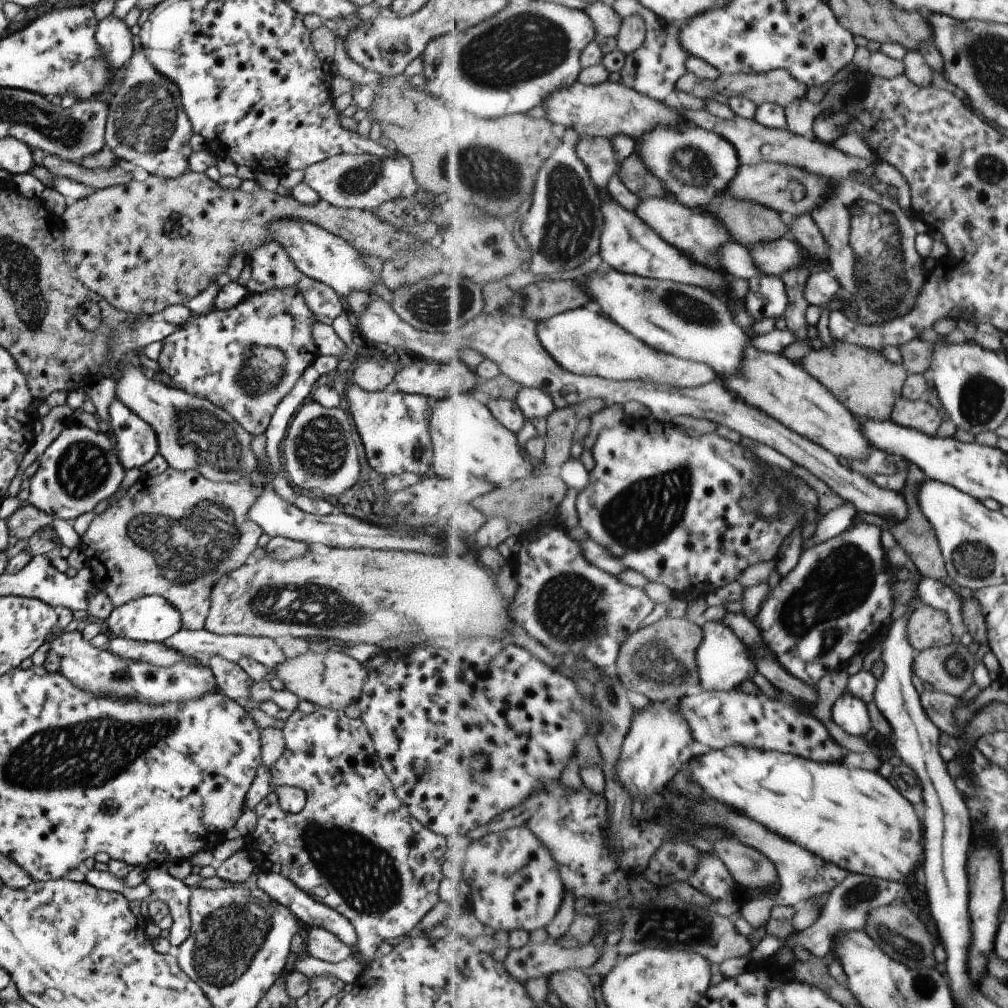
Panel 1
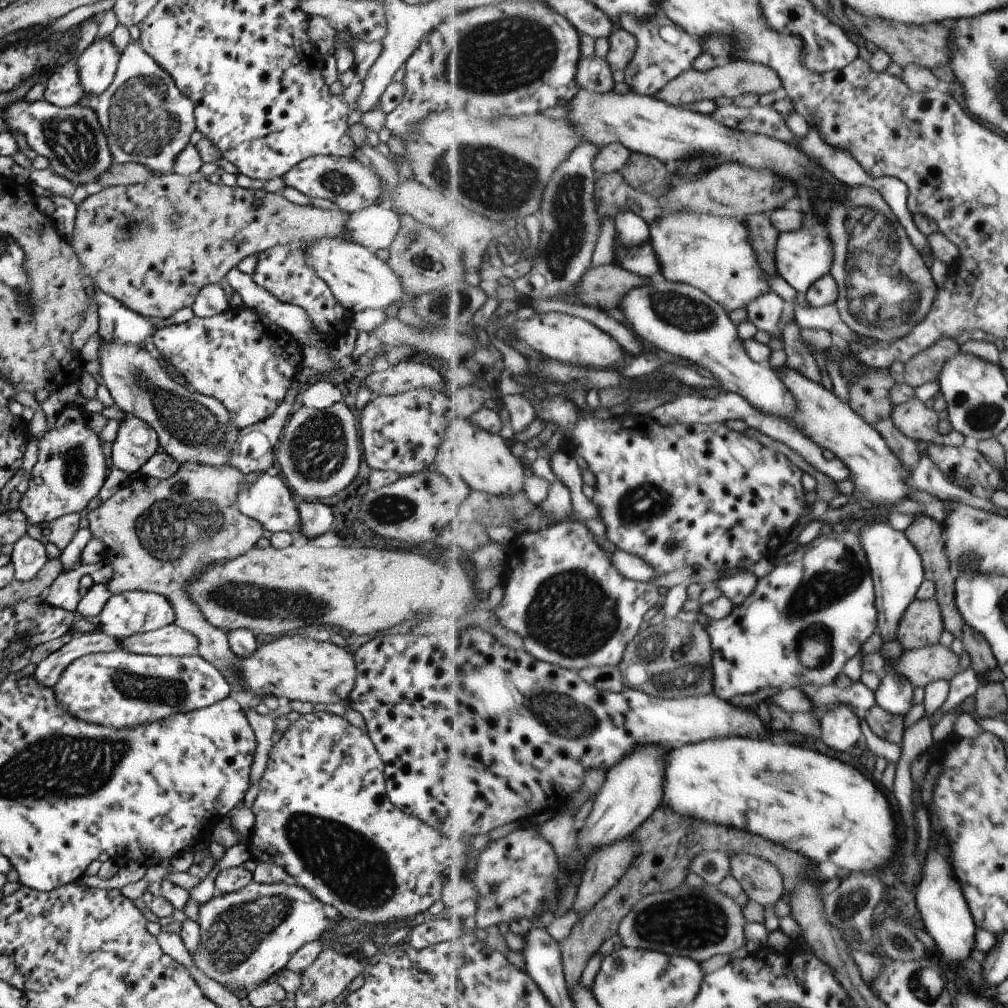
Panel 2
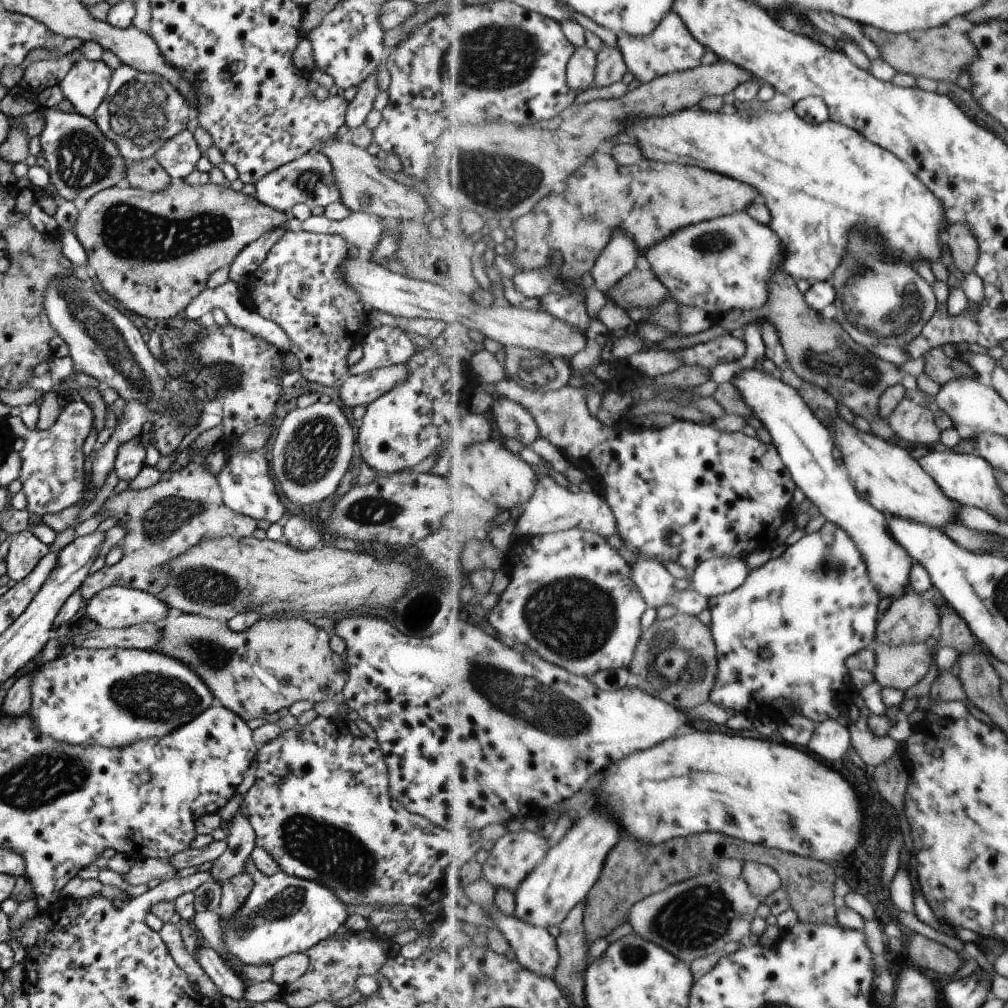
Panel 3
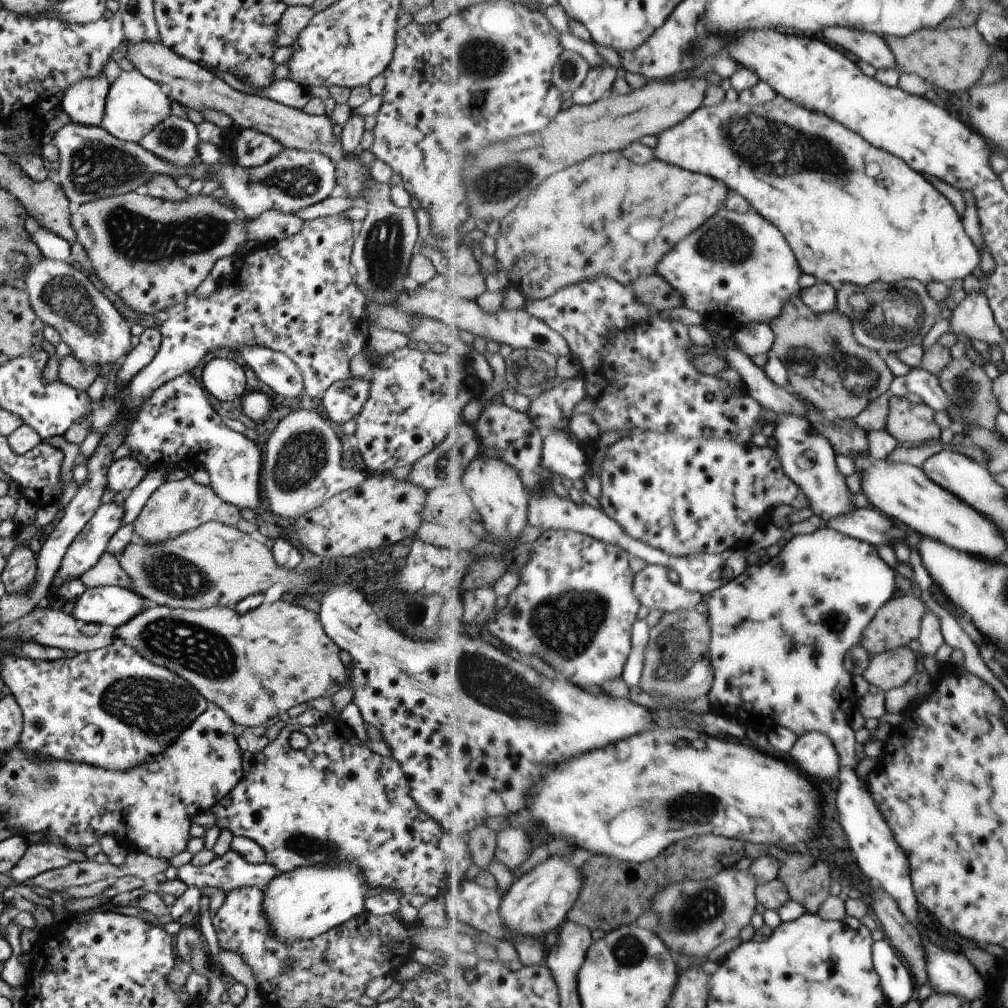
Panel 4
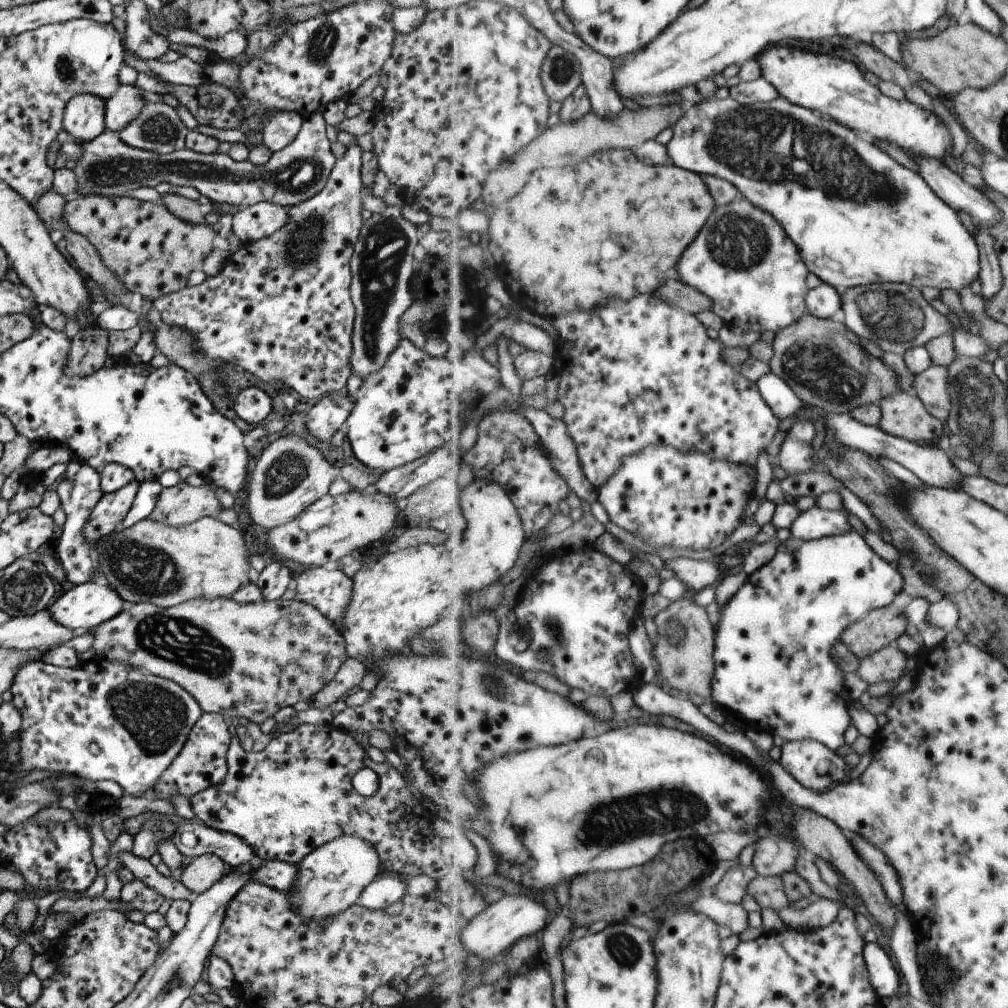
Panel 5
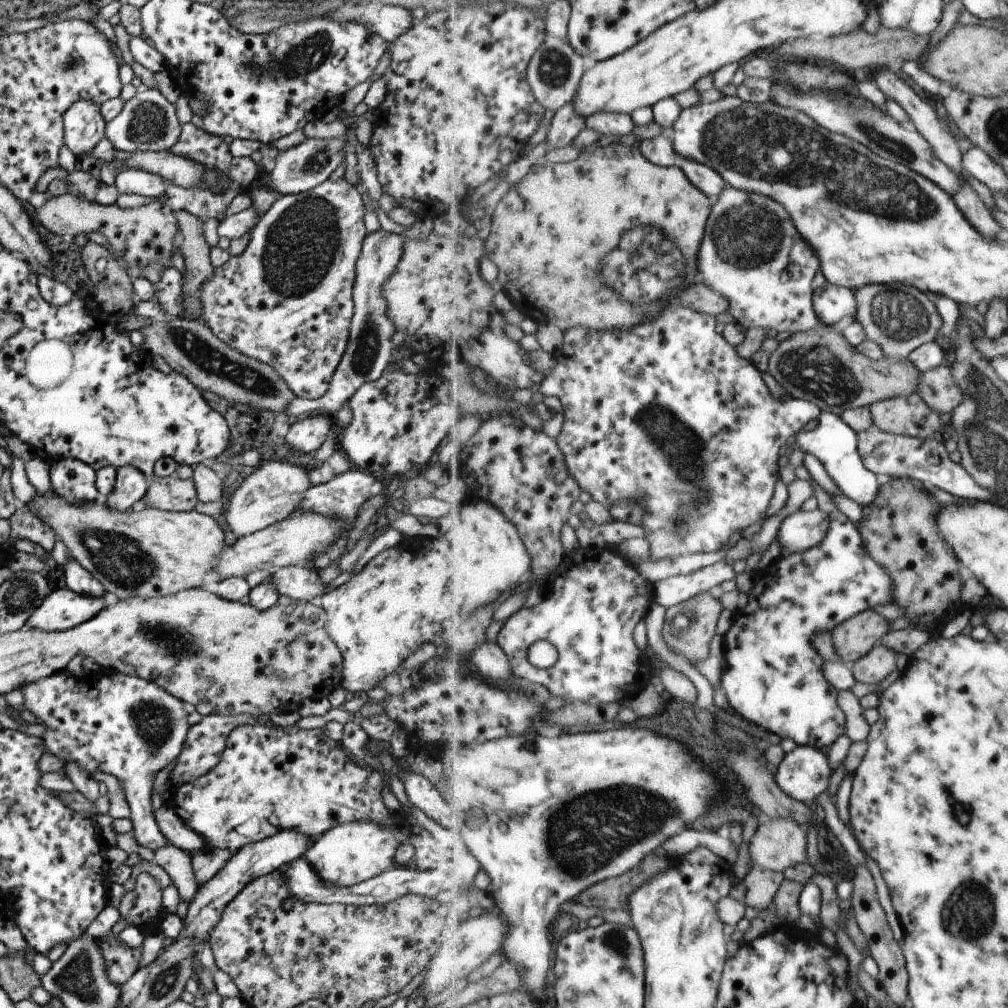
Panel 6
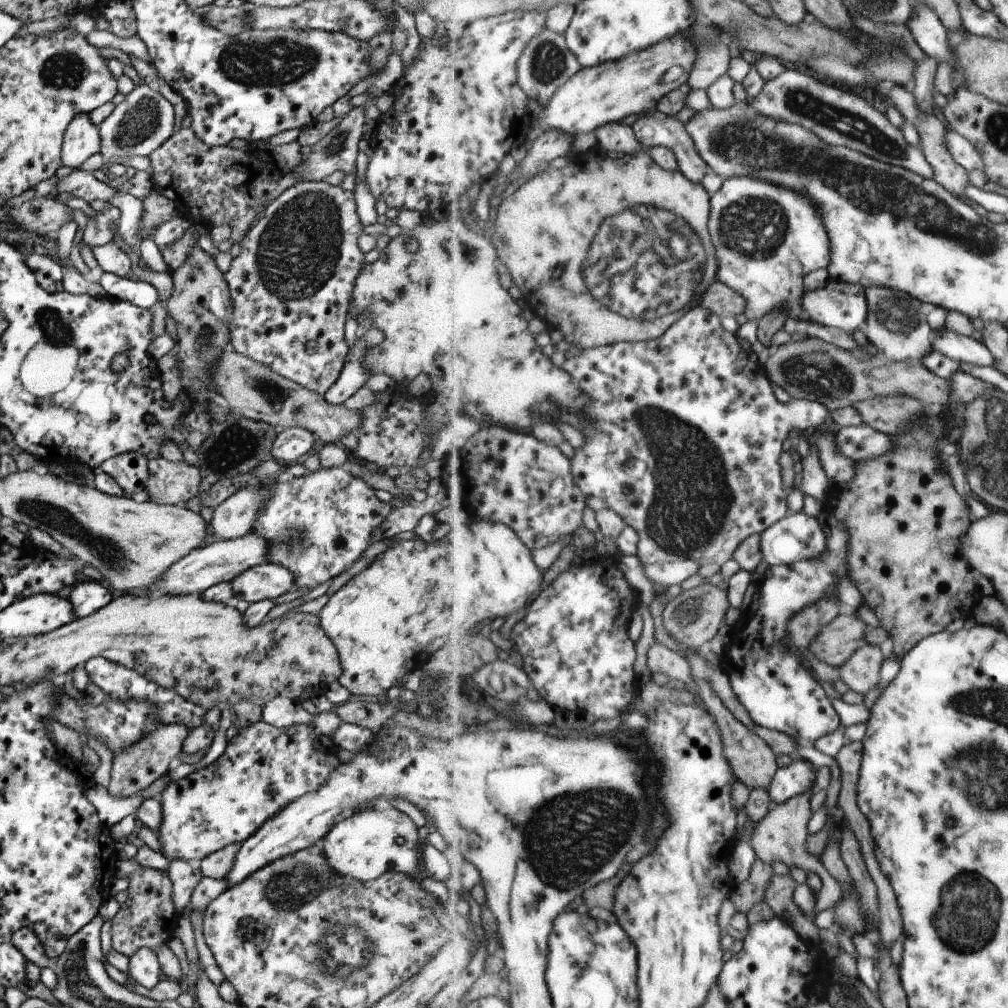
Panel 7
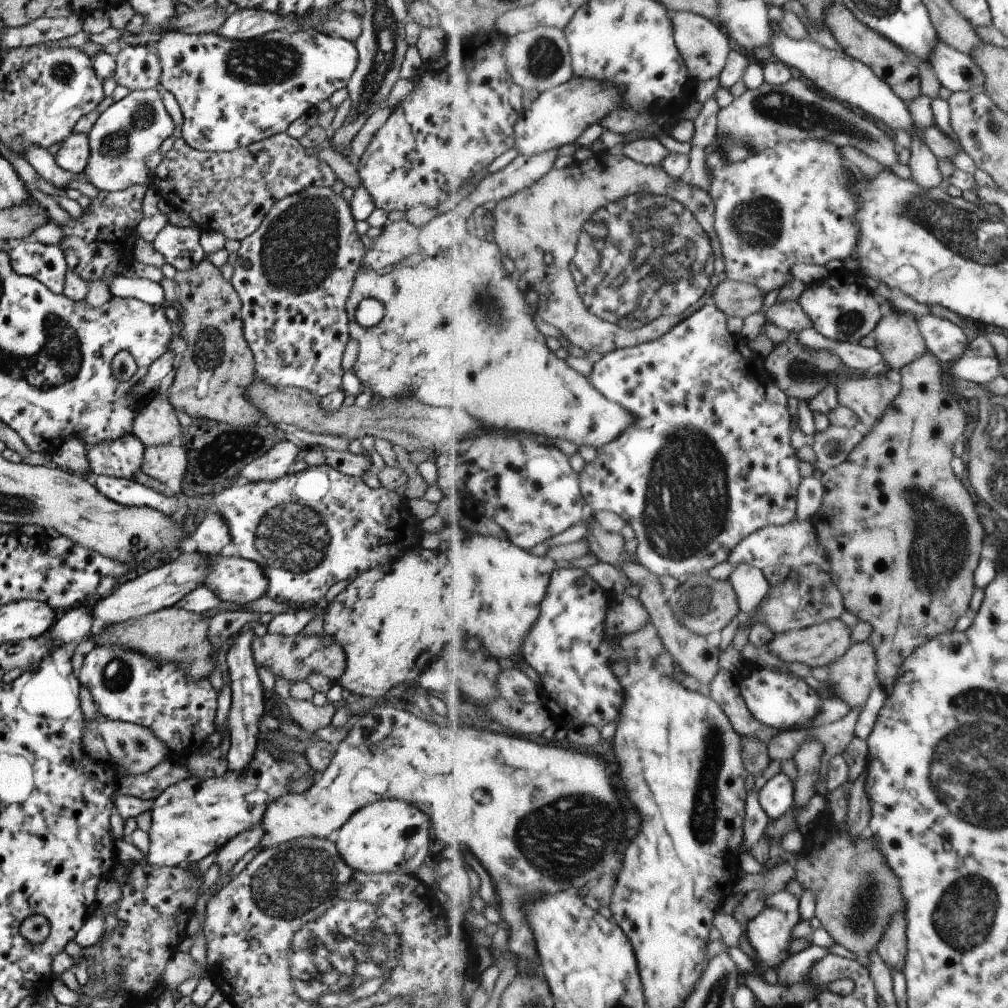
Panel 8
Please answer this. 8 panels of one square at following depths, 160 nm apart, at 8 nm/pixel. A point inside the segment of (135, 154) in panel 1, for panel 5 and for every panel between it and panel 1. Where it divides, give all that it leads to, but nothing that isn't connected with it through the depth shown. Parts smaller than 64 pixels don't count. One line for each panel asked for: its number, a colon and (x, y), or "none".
2: (144, 118)
3: (140, 111)
4: (133, 105)
5: (125, 103)

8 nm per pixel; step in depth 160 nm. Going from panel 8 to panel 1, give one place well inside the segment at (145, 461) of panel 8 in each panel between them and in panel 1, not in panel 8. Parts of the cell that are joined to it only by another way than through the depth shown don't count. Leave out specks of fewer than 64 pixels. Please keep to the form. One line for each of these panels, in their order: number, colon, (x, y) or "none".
1: (173, 535)
2: (157, 534)
3: (161, 522)
4: (174, 507)
5: (181, 504)
6: (170, 493)
7: (168, 483)

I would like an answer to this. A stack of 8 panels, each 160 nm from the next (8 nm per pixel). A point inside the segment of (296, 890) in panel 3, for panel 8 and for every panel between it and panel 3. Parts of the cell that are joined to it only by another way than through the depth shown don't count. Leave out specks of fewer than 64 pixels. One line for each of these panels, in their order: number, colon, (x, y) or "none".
4: (304, 903)
5: (329, 880)
6: (349, 853)
7: (368, 843)
8: (373, 839)

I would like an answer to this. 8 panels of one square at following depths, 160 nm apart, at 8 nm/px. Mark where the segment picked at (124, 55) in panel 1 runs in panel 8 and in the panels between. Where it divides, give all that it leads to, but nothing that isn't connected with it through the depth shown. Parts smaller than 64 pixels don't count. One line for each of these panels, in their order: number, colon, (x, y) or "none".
2: (96, 65)
3: (84, 85)
4: (83, 101)
5: (83, 115)
6: (82, 125)
7: (80, 139)
8: (73, 153)

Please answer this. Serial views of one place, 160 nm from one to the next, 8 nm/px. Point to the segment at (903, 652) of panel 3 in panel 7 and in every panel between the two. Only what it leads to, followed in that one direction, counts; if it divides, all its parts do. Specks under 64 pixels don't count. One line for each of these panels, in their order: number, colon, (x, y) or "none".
4: (887, 670)
5: (887, 665)
6: (874, 667)
7: (861, 673)

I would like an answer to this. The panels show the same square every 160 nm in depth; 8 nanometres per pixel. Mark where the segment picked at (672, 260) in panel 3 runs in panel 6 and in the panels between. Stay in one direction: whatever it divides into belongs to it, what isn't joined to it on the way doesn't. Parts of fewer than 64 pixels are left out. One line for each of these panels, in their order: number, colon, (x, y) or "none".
4: (737, 268)
5: (756, 277)
6: (766, 271)

